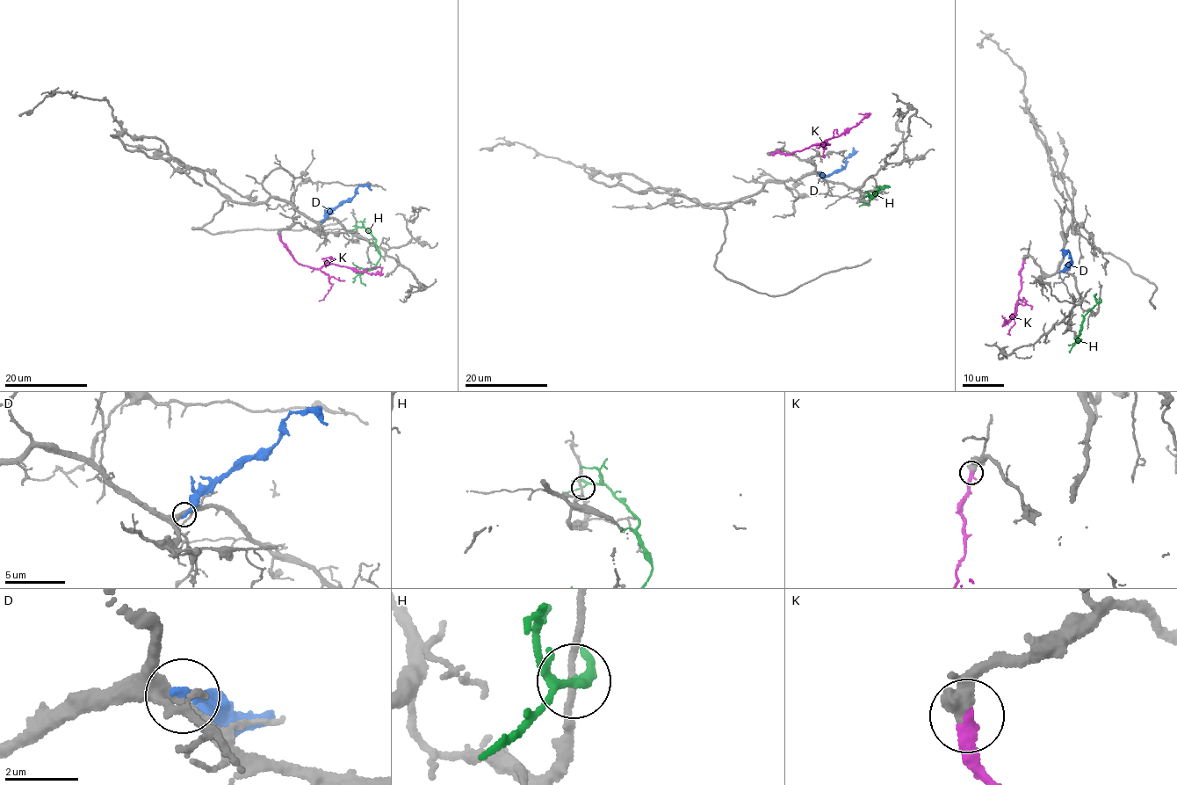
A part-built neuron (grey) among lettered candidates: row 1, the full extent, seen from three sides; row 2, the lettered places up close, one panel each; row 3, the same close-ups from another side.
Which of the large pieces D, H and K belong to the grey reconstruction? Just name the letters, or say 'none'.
K

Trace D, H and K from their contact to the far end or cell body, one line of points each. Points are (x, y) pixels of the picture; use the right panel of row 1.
D: (1060, 272), (1073, 262), (1070, 253), (1061, 249)
H: (1100, 302), (1084, 316), (1080, 332), (1075, 339), (1078, 341), (1068, 344)
K: (1023, 260), (1020, 272), (1021, 286), (1016, 314), (1006, 323), (1002, 316)

